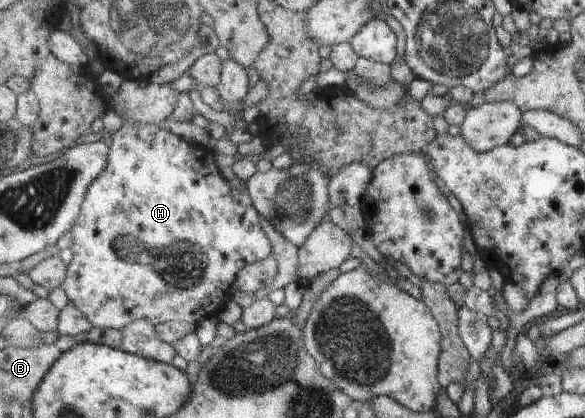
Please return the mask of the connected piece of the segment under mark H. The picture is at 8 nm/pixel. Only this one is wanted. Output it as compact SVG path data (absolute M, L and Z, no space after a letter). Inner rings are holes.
M125 119L122 127L111 134L111 140L108 142L110 151L107 166L91 183L82 206L82 214L72 228L73 242L70 249L73 258L68 266L68 277L61 286L69 302L73 303L94 327L106 331L121 331L122 328L129 327L133 321L141 319L148 319L155 326L169 321L185 321L197 326L203 319L218 317L233 298L232 288L238 272L247 265L265 260L272 255L272 242L262 226L263 215L251 203L243 204L238 198L231 200L233 188L217 168L217 153L209 147L189 144L177 134L165 131L158 125L136 123L133 119Z

